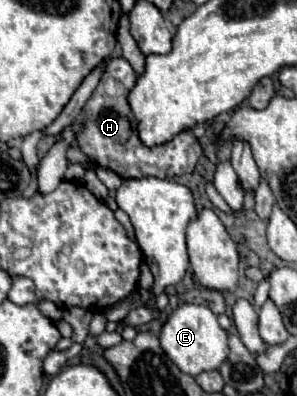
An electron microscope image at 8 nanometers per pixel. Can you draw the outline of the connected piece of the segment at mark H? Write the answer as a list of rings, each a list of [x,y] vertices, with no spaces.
[[[110,58],[108,66],[100,78],[100,84],[96,86],[94,94],[84,106],[84,116],[78,120],[82,124],[82,130],[76,134],[80,150],[96,164],[102,168],[108,168],[122,178],[146,178],[146,176],[156,176],[156,178],[176,178],[182,174],[190,174],[202,154],[202,148],[198,140],[190,132],[180,132],[178,138],[172,138],[166,144],[158,146],[144,146],[140,140],[130,140],[132,138],[132,124],[136,126],[138,120],[134,118],[130,104],[128,104],[128,94],[136,84],[136,72],[128,64],[126,58]]]

